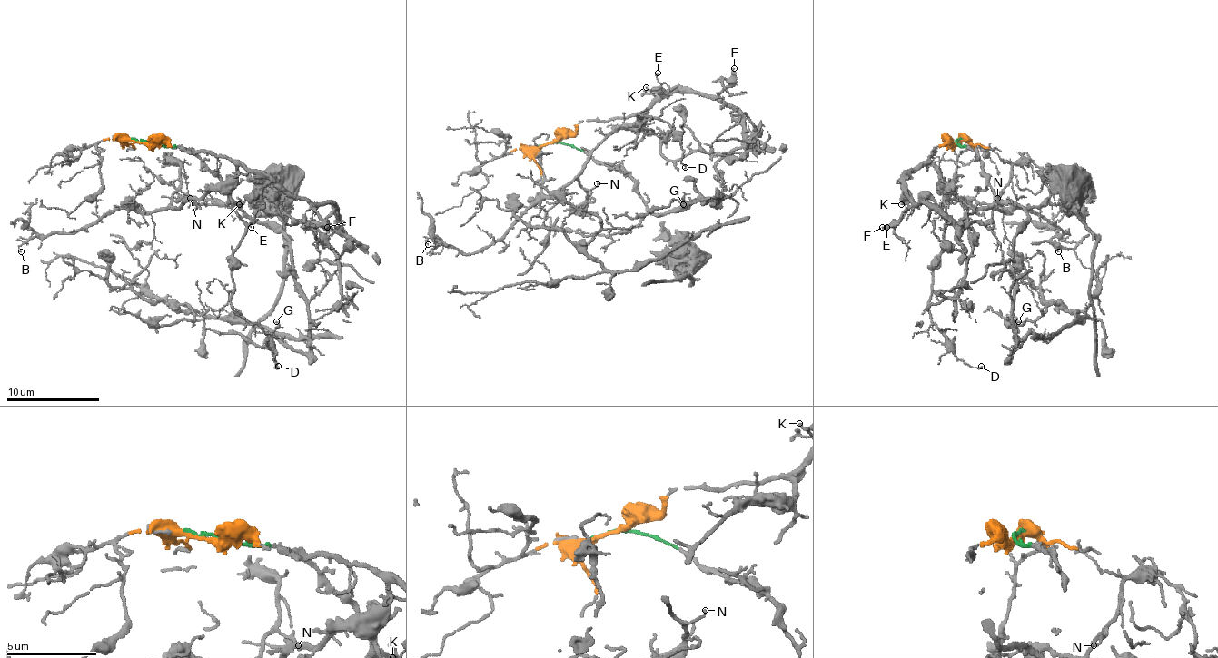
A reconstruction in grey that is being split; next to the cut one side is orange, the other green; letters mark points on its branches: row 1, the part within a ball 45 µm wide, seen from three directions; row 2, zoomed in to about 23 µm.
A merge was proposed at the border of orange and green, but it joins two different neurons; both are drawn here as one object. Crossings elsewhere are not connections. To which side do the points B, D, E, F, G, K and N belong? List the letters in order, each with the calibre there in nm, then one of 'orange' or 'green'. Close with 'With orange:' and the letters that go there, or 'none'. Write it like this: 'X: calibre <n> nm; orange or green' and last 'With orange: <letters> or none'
B: calibre 110 nm; orange
D: calibre 140 nm; orange
E: calibre 140 nm; orange
F: calibre 280 nm; orange
G: calibre 100 nm; green
K: calibre 120 nm; orange
N: calibre 130 nm; orange
With orange: B, D, E, F, K, N

